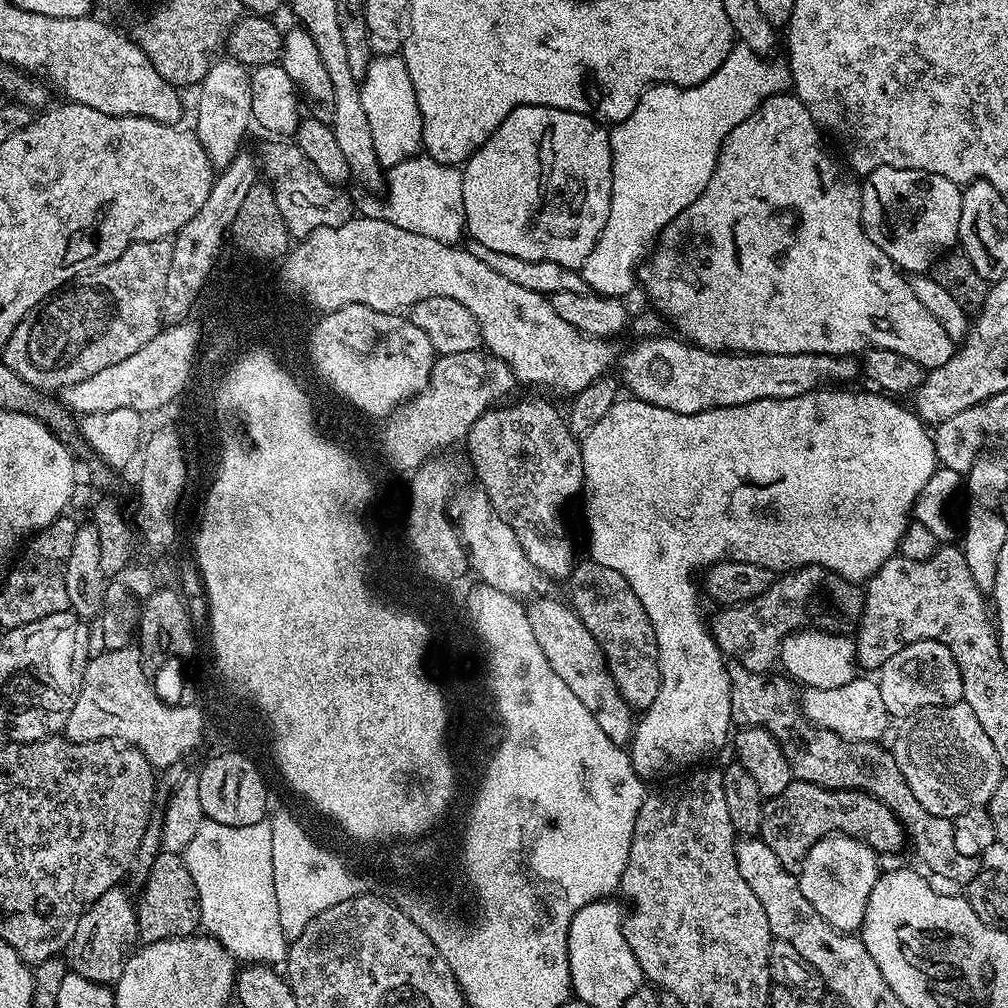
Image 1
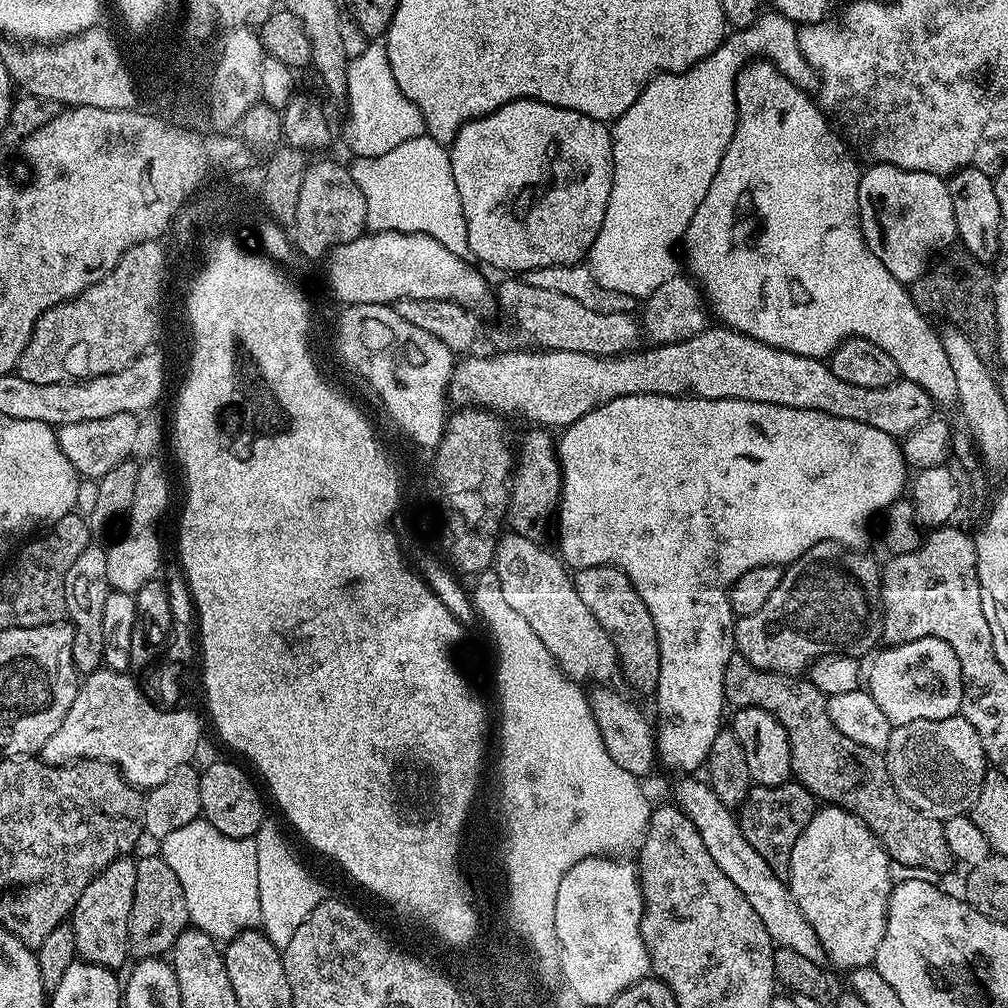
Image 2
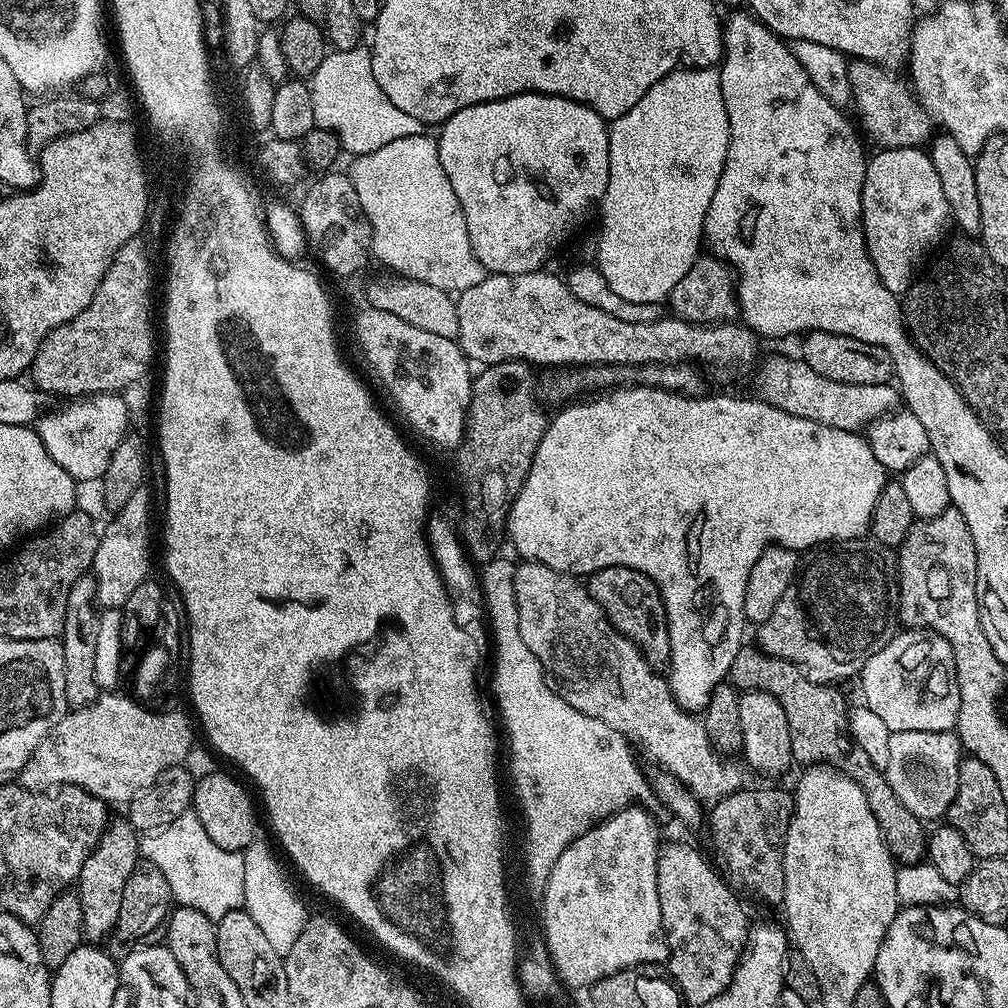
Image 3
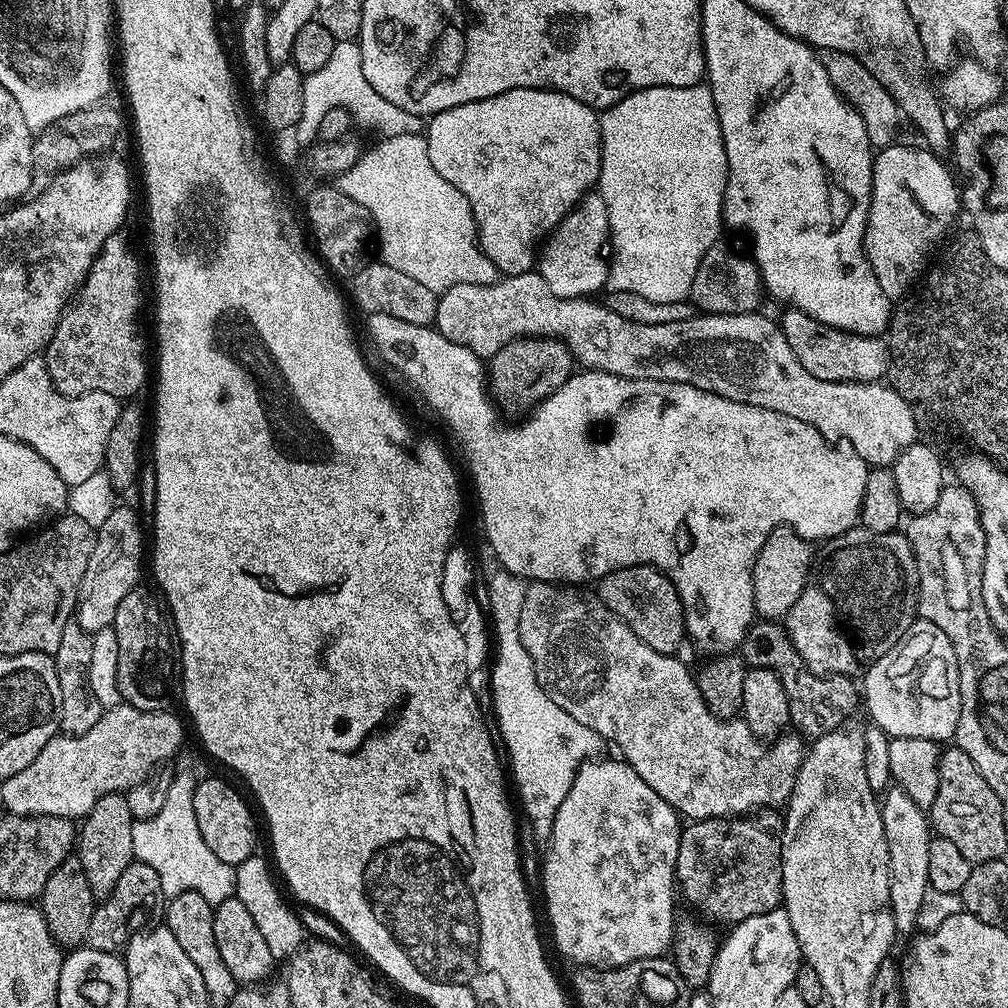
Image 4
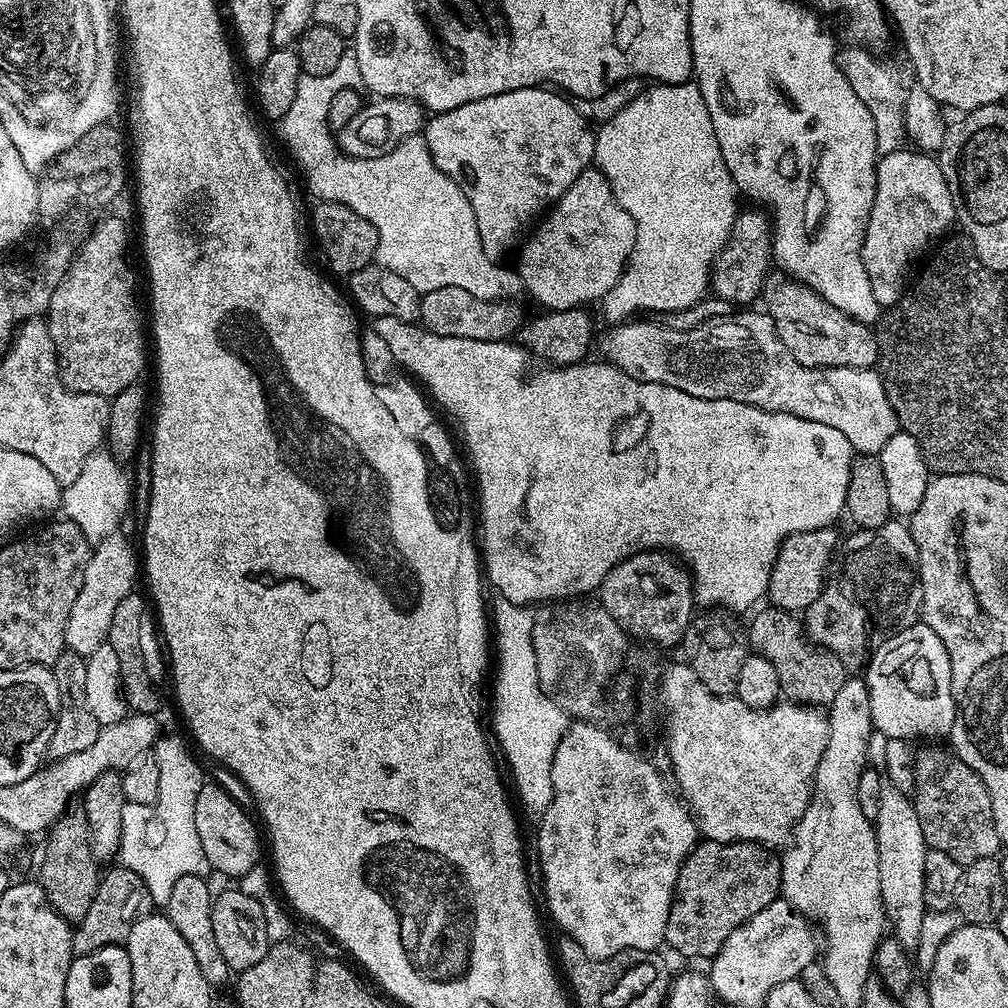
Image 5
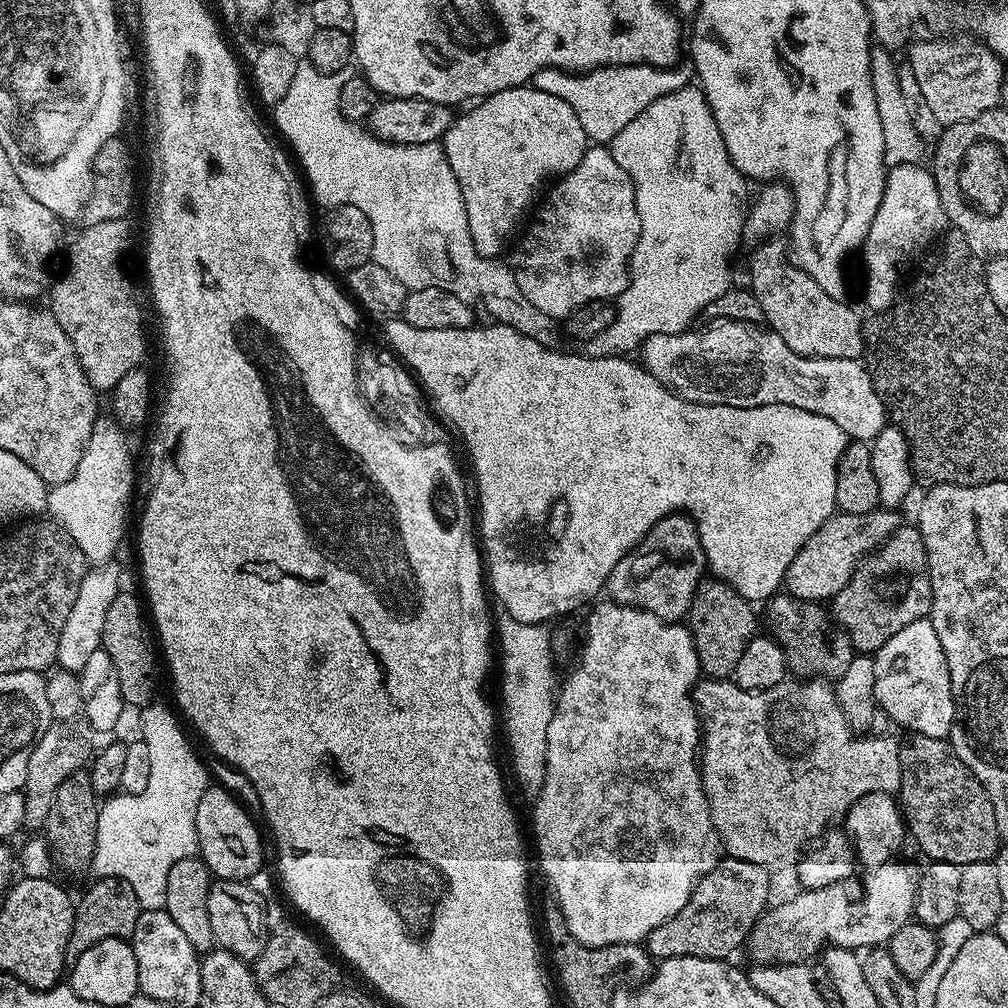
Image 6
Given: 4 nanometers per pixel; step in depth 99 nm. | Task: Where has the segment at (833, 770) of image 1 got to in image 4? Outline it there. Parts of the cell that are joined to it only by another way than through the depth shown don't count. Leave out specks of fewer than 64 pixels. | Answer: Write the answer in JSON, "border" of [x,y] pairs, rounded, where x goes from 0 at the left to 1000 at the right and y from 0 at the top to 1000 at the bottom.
{"border":[[[747,618],[738,630],[732,647],[737,651],[742,663],[764,665],[774,672],[776,685],[780,685],[780,692],[784,696],[782,713],[785,721],[795,731],[809,732],[817,729],[818,726],[824,726],[836,715],[833,713],[841,709],[845,701],[851,698],[850,676],[843,671],[812,671],[804,666],[796,649],[788,645],[788,637],[784,637],[777,618]]]}

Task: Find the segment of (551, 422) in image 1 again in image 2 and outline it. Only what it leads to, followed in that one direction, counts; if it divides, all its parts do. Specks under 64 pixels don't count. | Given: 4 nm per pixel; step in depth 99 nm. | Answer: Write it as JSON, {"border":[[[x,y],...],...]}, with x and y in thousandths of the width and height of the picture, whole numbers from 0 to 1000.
{"border":[[[534,423],[523,427],[512,444],[512,455],[505,481],[502,518],[511,531],[534,538],[540,534],[538,532],[546,512],[549,513],[553,507],[559,472],[549,432],[543,426]]]}

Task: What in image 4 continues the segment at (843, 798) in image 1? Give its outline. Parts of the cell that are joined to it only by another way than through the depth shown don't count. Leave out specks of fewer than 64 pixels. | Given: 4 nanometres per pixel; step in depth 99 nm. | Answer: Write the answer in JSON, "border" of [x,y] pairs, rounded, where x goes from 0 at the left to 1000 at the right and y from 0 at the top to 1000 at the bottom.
{"border":[[[751,804],[741,810],[723,810],[717,813],[691,813],[675,826],[671,877],[673,885],[687,901],[695,905],[699,914],[729,919],[748,907],[760,907],[775,900],[778,892],[774,866],[774,834],[778,824],[778,810],[770,804]]]}

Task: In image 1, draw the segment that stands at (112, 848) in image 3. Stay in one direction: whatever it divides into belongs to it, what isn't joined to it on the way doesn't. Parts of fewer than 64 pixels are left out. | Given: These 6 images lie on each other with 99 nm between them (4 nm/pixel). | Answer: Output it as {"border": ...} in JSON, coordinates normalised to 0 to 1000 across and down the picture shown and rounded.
{"border":[[[116,879],[105,883],[101,891],[84,901],[81,911],[77,911],[77,923],[73,923],[71,936],[65,941],[68,961],[81,970],[89,970],[89,974],[113,978],[137,939],[135,897],[121,882]]]}

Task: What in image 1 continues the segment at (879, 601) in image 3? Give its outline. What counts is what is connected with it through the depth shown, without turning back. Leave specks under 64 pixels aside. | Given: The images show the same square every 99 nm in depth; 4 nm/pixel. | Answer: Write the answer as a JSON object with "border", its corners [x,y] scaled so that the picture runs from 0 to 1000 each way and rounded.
{"border":[[[805,560],[799,563],[788,563],[784,567],[777,568],[773,573],[767,574],[764,585],[760,585],[760,589],[735,599],[723,599],[715,602],[713,606],[714,608],[707,615],[705,612],[704,622],[715,648],[723,656],[740,661],[740,665],[761,668],[765,664],[762,662],[766,658],[768,660],[771,658],[774,639],[787,627],[793,627],[799,623],[812,623],[814,627],[848,628],[853,618],[853,610],[857,608],[857,588],[846,576],[819,565],[813,560]]]}

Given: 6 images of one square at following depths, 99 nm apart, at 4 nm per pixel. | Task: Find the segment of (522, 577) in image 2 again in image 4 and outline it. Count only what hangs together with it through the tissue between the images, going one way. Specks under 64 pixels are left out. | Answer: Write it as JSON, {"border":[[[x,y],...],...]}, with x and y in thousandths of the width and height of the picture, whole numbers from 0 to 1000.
{"border":[[[528,577],[520,584],[520,596],[518,597],[518,613],[514,613],[514,629],[518,633],[518,641],[522,641],[522,649],[530,657],[532,666],[532,676],[536,678],[536,684],[541,687],[550,696],[550,700],[558,700],[569,716],[577,716],[577,720],[585,720],[594,728],[596,735],[603,736],[608,734],[615,741],[614,749],[623,757],[629,765],[653,788],[663,799],[670,802],[676,811],[684,814],[691,813],[717,813],[723,810],[741,810],[751,804],[770,804],[775,800],[781,799],[784,788],[788,784],[788,776],[792,764],[796,760],[800,749],[800,738],[793,729],[775,728],[765,735],[765,737],[753,734],[744,724],[744,720],[736,712],[724,714],[714,714],[703,702],[696,692],[694,683],[690,680],[690,671],[683,668],[681,660],[671,651],[658,651],[653,649],[653,645],[645,645],[625,621],[617,617],[617,613],[595,596],[594,590],[587,589],[583,596],[579,596],[579,591],[575,588],[576,584],[571,581],[553,581],[551,579],[538,579]]]}

